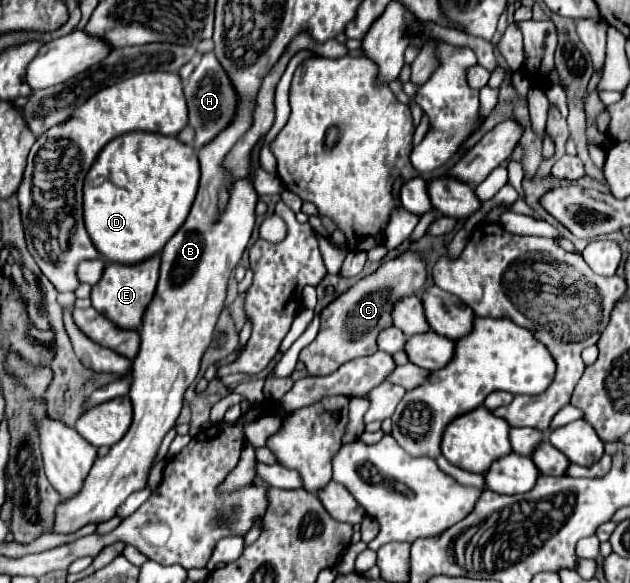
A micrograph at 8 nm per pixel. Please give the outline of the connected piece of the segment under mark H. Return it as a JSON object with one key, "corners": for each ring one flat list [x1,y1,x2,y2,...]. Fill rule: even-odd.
{"corners":[[212,52,202,54,198,66,184,86,184,96,188,104,188,124,194,128,194,148,198,152,198,148,206,146,206,142,212,142,224,130,224,126,234,120,236,114,234,86,230,86,230,76,226,70,222,70,222,64,214,58]]}

